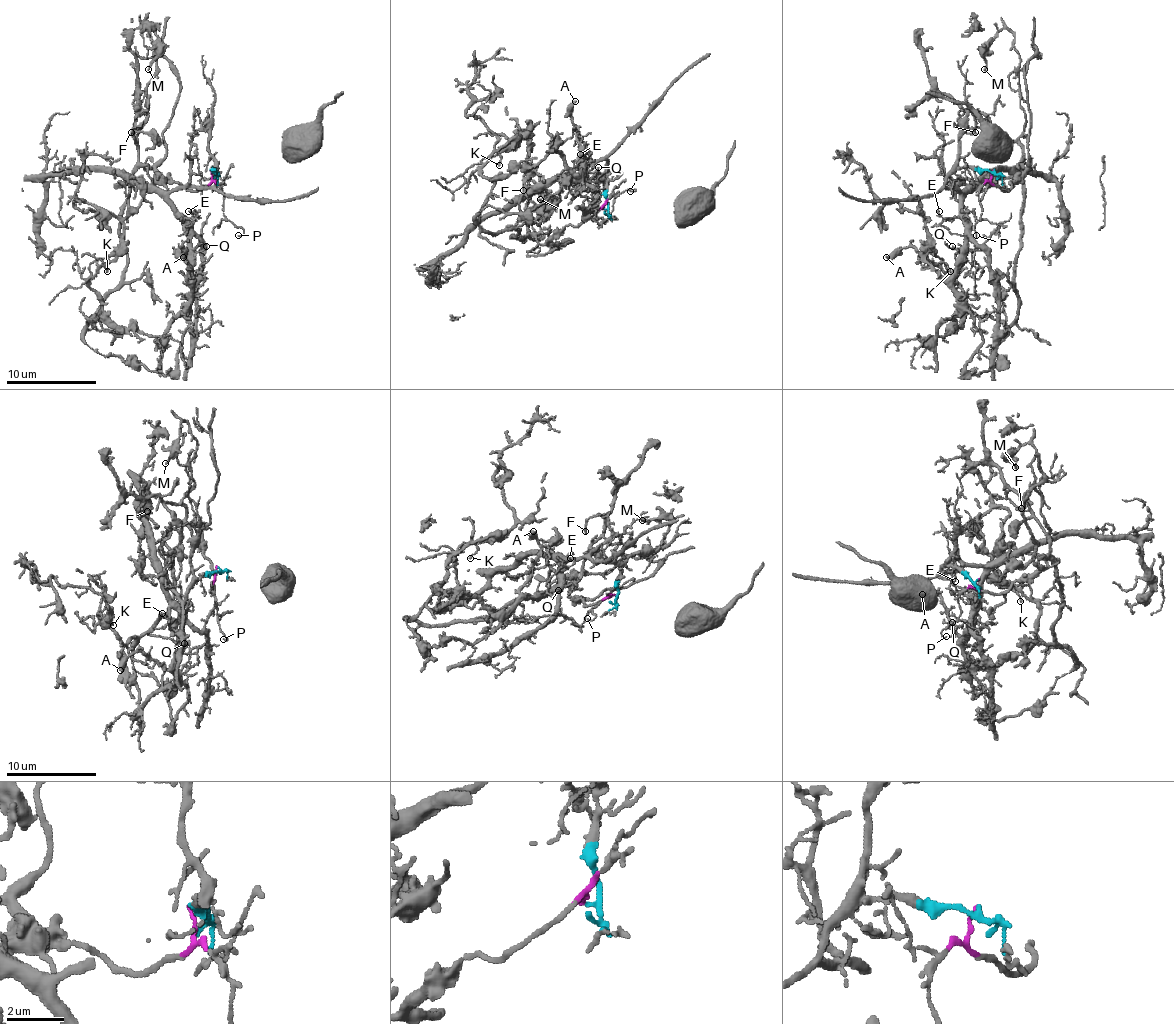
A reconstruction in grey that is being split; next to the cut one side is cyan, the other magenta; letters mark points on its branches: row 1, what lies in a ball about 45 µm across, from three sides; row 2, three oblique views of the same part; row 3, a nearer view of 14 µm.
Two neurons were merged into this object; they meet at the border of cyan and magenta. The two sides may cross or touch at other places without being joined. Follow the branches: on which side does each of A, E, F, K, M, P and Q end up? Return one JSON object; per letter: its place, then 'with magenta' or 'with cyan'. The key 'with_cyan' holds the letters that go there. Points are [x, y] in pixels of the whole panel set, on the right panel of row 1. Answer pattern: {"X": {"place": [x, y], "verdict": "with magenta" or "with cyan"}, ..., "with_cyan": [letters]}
{"A": {"place": [886, 257], "verdict": "with cyan"}, "E": {"place": [939, 211], "verdict": "with cyan"}, "F": {"place": [975, 132], "verdict": "with magenta"}, "K": {"place": [950, 271], "verdict": "with magenta"}, "M": {"place": [984, 69], "verdict": "with magenta"}, "P": {"place": [976, 235], "verdict": "with magenta"}, "Q": {"place": [952, 246], "verdict": "with cyan"}, "with_cyan": ["A", "E", "Q"]}

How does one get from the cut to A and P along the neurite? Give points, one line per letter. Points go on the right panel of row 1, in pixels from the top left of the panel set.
A: (993, 168), (957, 168), (944, 186), (960, 195), (964, 227), (962, 263), (946, 279), (912, 247), (885, 256)
P: (993, 168), (978, 195), (982, 213), (973, 227), (975, 236)

